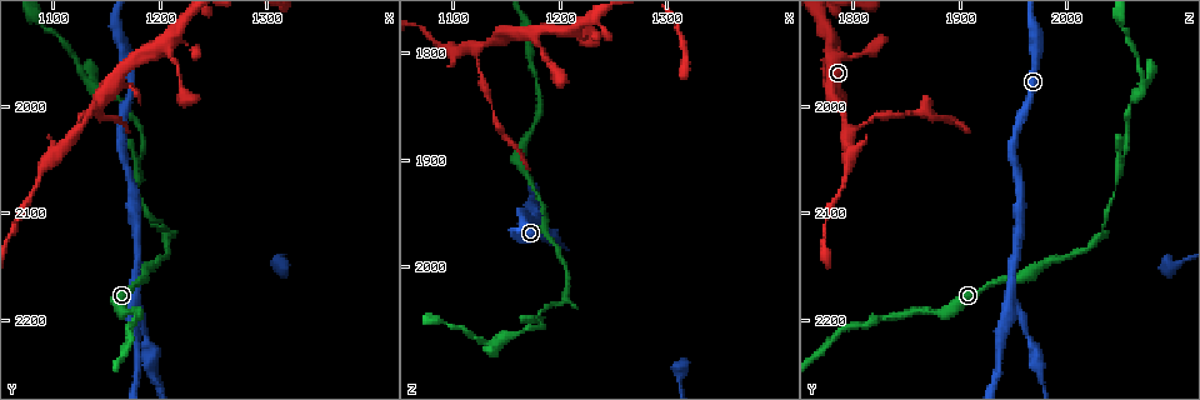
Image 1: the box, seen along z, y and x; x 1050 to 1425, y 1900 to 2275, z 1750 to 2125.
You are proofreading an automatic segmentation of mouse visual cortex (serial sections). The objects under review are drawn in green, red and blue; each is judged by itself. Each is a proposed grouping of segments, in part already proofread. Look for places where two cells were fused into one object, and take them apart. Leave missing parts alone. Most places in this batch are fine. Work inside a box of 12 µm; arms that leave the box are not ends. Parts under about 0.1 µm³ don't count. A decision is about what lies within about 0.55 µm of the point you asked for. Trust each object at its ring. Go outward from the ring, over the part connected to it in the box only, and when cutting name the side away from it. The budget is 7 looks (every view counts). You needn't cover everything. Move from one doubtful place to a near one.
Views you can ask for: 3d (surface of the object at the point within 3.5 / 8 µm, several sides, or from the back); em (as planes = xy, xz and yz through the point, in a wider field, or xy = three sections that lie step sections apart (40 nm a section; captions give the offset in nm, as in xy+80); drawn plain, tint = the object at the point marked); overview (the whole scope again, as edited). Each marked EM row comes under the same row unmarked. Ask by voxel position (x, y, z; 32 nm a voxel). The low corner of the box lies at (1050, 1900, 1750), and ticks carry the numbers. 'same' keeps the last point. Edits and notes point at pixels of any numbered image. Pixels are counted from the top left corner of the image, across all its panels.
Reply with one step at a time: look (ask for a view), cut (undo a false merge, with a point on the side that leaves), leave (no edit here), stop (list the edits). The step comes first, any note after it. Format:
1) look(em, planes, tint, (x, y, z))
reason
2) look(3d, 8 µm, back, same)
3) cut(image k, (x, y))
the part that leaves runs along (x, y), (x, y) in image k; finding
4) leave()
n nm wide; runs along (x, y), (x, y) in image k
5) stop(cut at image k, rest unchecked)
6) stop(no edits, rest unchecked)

look(3d, 8 µm, (1122, 2024, 1796))
three arms meet

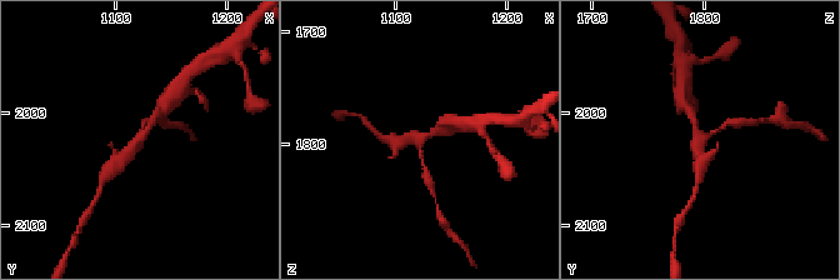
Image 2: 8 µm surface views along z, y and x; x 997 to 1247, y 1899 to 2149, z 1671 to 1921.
look(em, xy, step 5, tint, (1124, 2024, 1794))
3 arms; arms of 150, 250, 350 nm

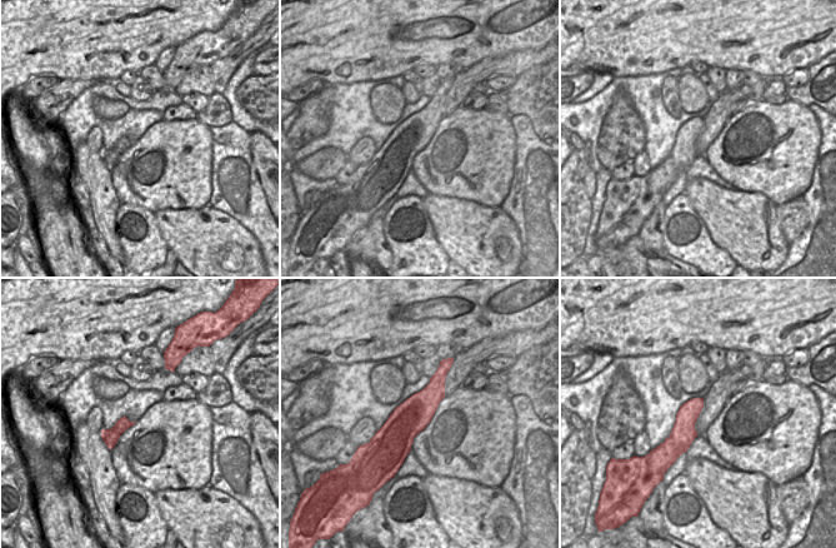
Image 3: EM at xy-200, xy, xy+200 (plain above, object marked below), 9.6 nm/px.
leave()
runs along (442, 369), (435, 390), (374, 446) in image 3; all the same cell

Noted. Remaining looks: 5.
look(em, xy, step 1, tint, (1174, 2192, 1948))
branch point

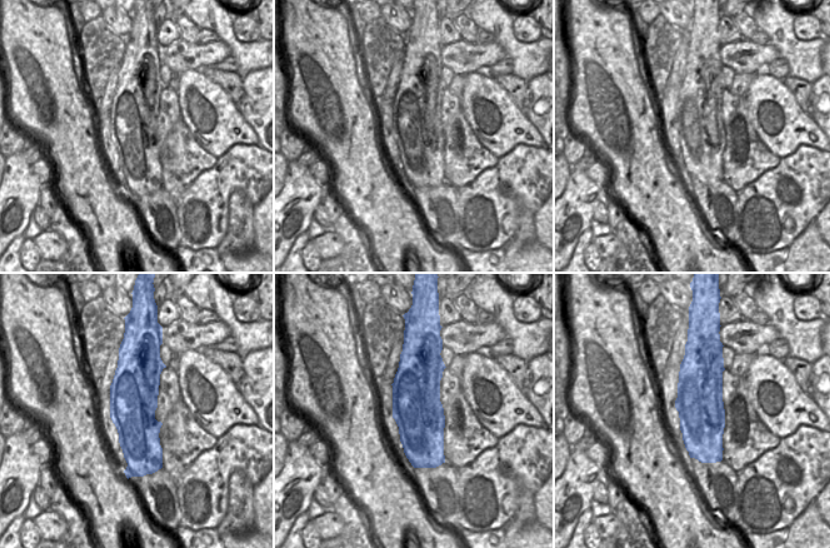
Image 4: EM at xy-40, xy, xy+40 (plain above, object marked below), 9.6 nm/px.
look(3d, 3.5 µm, same)

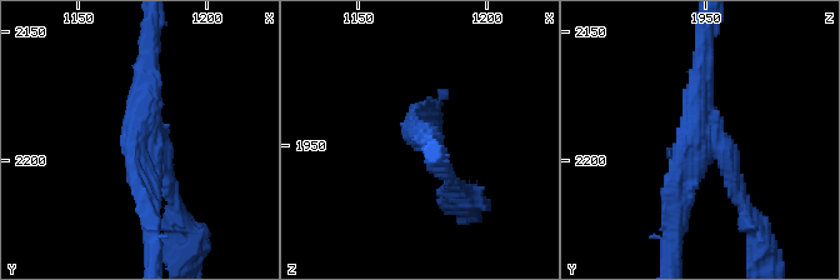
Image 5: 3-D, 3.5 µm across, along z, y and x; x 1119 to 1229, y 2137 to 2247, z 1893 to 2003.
cut(image 5, (168, 194))
480 nm wide; the part that leaves runs along (716, 146), (764, 250) in image 5; two cells meet here

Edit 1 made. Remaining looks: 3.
look(overview)

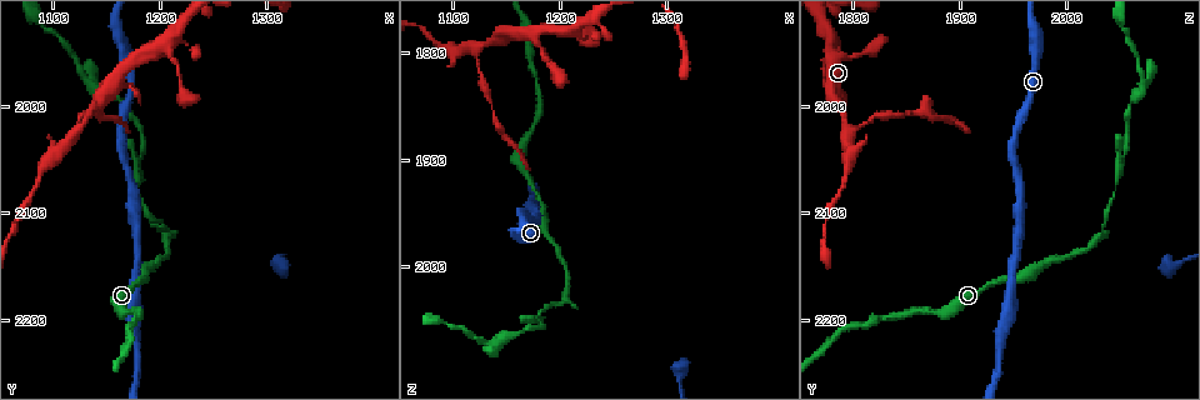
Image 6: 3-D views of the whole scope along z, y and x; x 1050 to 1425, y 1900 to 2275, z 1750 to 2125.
look(3d, 3.5 µm, (1196, 2114, 2032))
thin neck

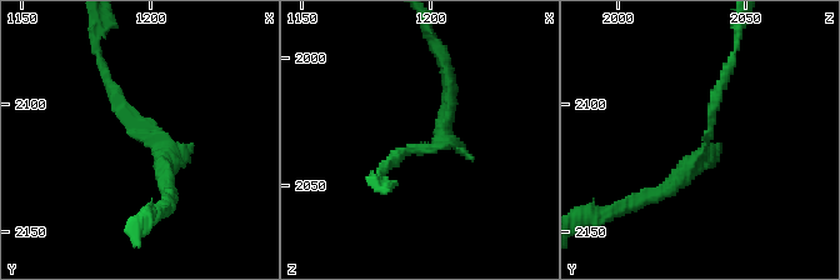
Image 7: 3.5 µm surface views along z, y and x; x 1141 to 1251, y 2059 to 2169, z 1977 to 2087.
look(em, xy, step 5, tint, (1197, 2113, 2035))
now the EM

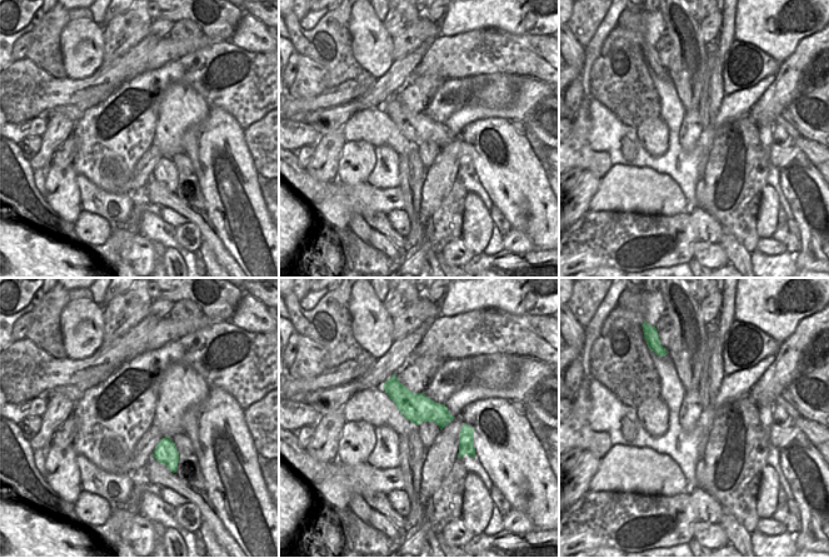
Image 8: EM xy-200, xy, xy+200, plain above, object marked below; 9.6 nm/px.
leave()
runs along (654, 196), (705, 146), (725, 74) in image 7; one cell here

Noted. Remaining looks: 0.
stop(cut at image 5, rest unchecked)

